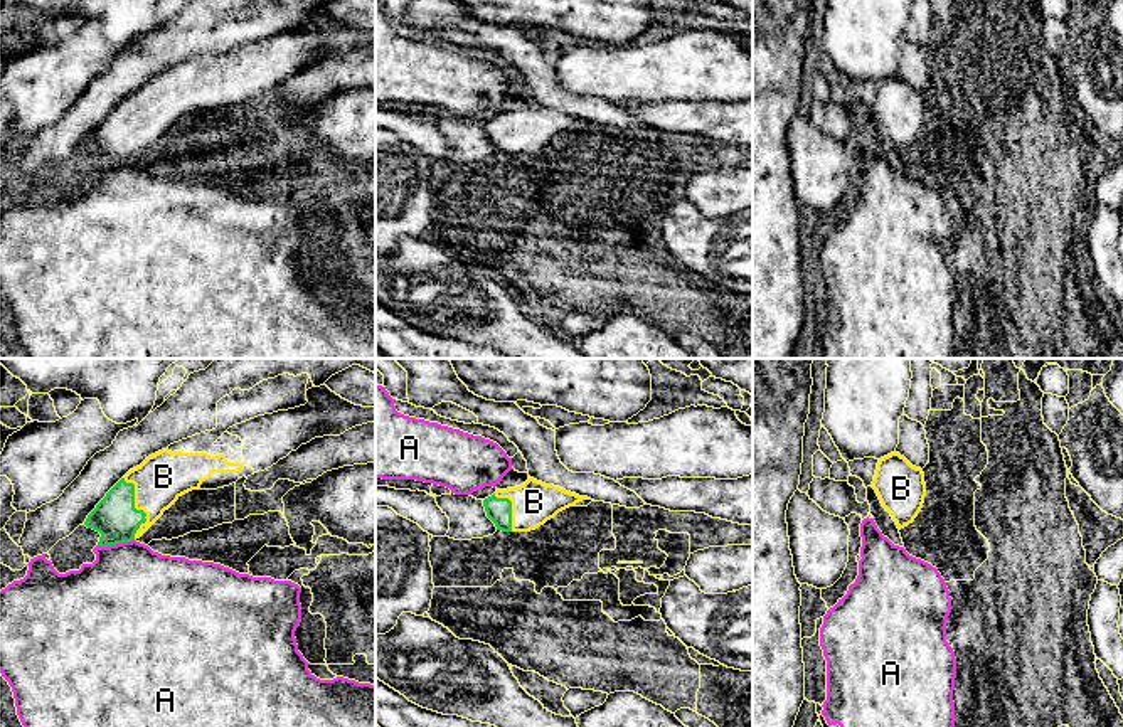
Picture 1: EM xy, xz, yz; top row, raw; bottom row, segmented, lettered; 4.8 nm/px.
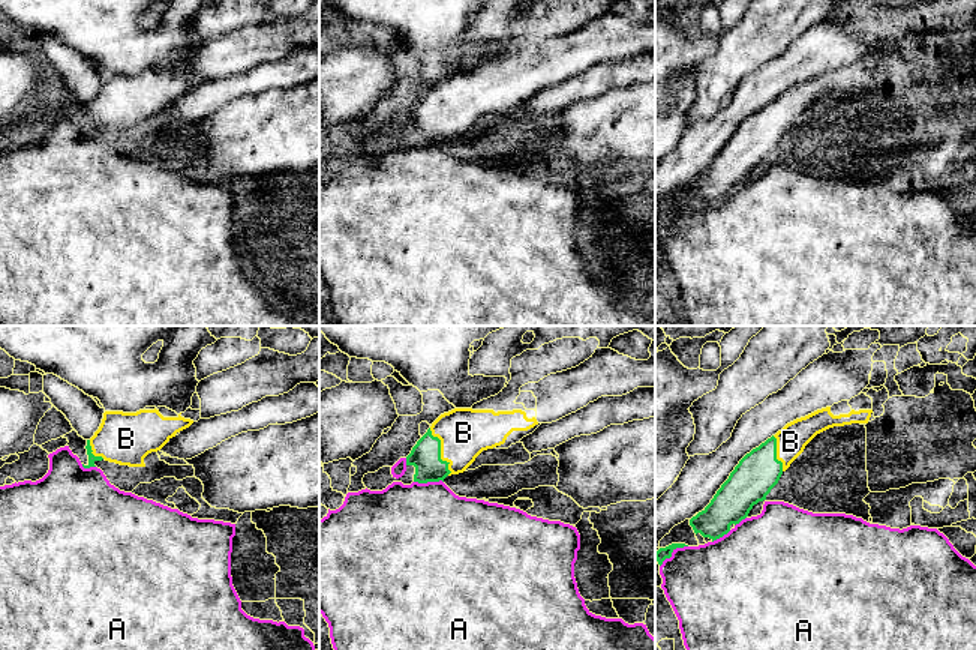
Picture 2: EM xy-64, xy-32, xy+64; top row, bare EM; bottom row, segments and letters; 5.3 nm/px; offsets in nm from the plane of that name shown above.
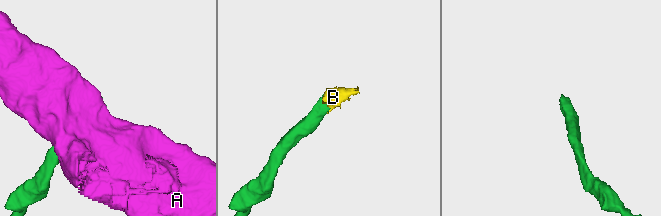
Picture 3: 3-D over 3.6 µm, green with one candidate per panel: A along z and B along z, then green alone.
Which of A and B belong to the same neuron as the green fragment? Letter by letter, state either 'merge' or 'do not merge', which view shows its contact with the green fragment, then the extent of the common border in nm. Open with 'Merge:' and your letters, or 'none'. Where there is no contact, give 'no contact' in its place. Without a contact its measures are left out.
Merge: B
A: do not merge; contact in xy; length 190 nm
B: merge; contact in xy; length 300 nm

